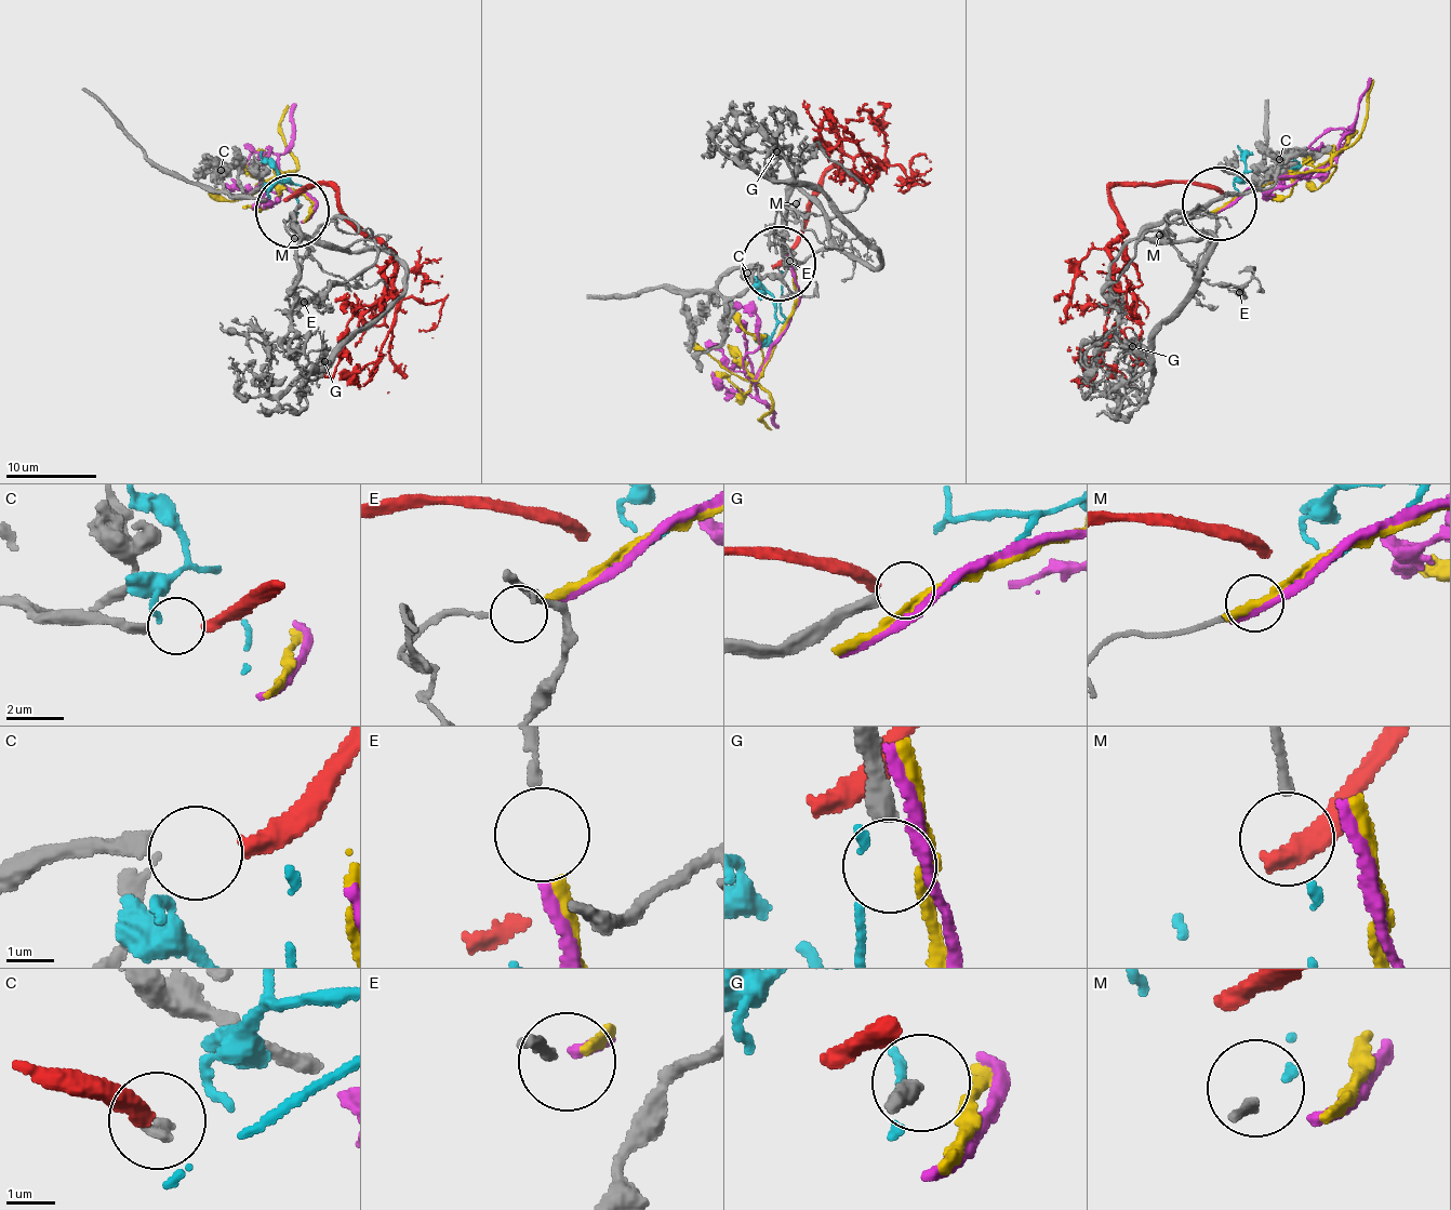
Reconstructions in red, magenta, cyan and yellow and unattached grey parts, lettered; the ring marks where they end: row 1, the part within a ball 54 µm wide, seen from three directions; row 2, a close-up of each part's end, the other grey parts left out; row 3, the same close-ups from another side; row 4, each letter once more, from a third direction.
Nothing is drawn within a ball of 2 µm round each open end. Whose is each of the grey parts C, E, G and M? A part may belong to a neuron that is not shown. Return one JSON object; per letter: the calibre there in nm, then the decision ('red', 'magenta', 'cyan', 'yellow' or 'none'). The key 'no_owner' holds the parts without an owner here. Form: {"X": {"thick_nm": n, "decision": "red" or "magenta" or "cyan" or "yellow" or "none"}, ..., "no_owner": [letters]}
{"C": {"thick_nm": 280, "decision": "red"}, "E": {"thick_nm": 180, "decision": "magenta"}, "G": {"thick_nm": 400, "decision": "none"}, "M": {"thick_nm": 200, "decision": "cyan"}, "no_owner": ["G"]}

